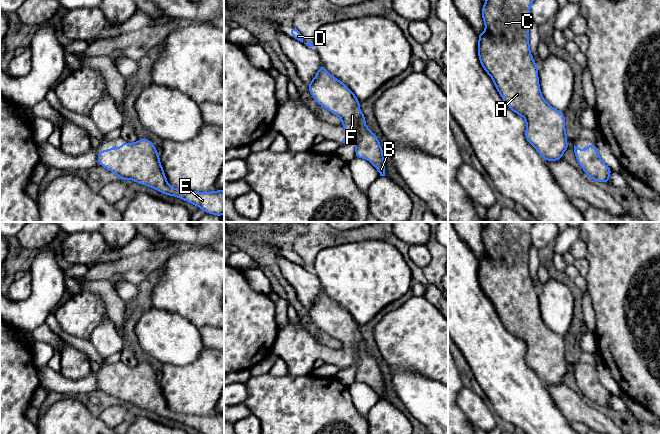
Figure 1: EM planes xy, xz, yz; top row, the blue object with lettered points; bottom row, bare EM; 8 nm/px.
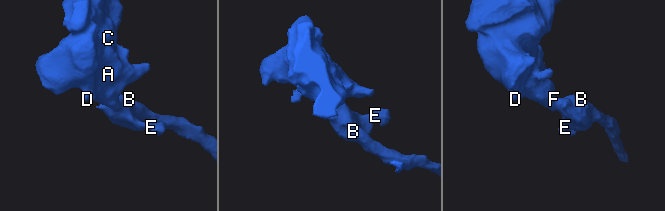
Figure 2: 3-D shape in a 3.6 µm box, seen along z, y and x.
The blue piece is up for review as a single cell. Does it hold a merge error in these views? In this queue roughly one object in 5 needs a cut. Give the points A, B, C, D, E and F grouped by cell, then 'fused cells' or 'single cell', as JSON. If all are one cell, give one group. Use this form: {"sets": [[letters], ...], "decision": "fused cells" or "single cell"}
{"sets": [["A", "B", "C", "D", "E", "F"]], "decision": "single cell"}

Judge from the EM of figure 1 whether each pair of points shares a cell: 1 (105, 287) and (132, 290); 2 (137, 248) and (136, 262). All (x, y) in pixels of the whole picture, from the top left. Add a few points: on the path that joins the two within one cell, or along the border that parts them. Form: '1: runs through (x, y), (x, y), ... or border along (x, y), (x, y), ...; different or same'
1: border along (116, 290), (125, 304); different
2: border along (160, 248), (121, 257); different

